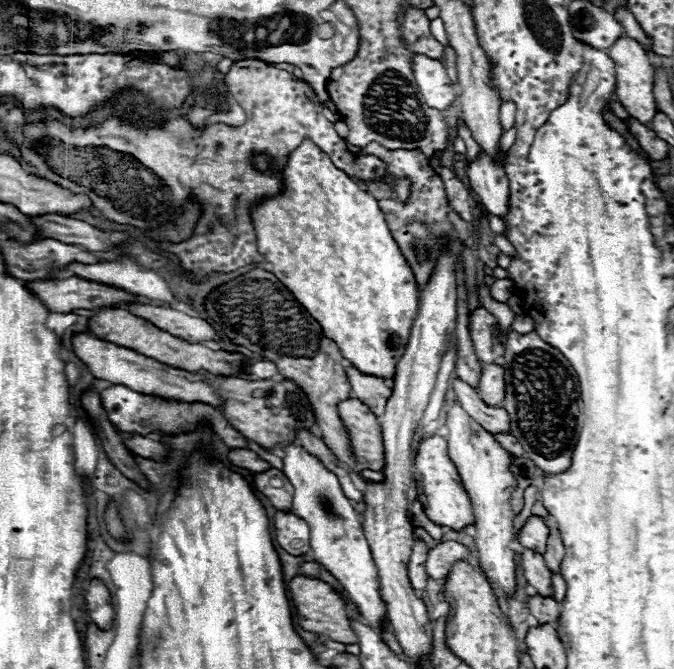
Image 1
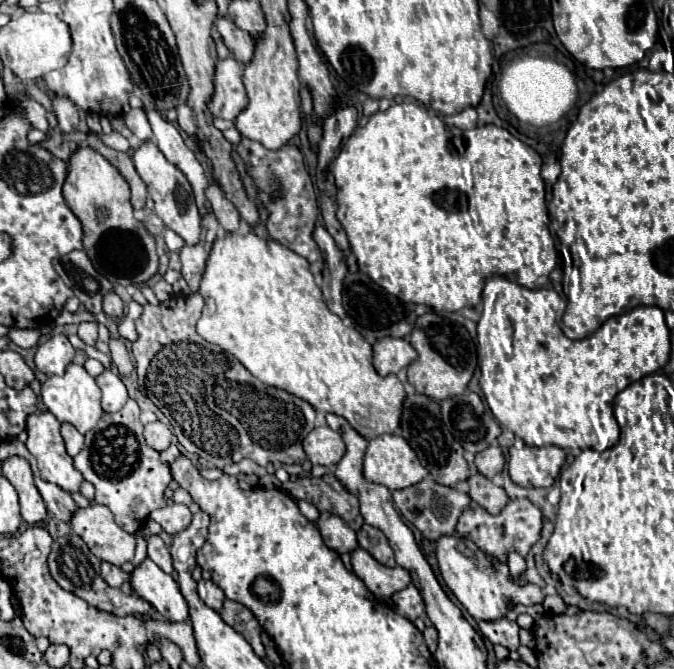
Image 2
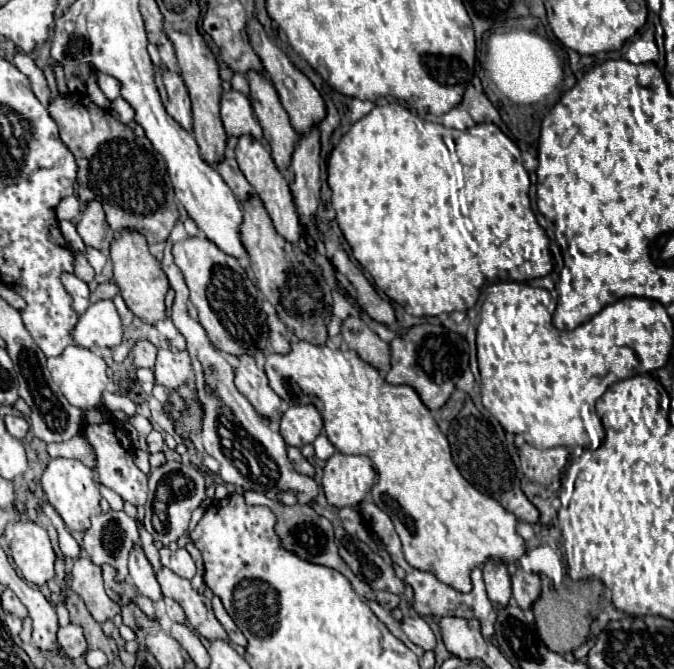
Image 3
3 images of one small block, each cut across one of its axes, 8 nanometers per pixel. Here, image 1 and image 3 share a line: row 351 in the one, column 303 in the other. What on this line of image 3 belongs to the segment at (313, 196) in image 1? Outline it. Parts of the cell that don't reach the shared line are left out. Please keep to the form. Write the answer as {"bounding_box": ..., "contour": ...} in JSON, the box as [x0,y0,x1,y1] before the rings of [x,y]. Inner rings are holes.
{"bounding_box":[264,340,526,592],"contour":[[[294,340],[290,344],[290,352],[286,354],[268,354],[264,370],[270,380],[270,388],[286,404],[298,406],[306,402],[318,408],[324,420],[324,432],[338,452],[364,454],[374,462],[380,480],[370,490],[372,502],[394,522],[394,528],[402,540],[402,552],[410,566],[432,572],[440,582],[460,592],[468,592],[470,570],[484,564],[486,558],[494,558],[504,564],[518,564],[520,556],[526,552],[526,542],[516,534],[514,528],[518,518],[512,512],[504,510],[500,502],[478,492],[462,478],[460,470],[452,462],[446,436],[442,434],[432,412],[424,406],[412,386],[388,384],[374,366],[364,362],[352,350],[316,346],[304,340]]]}

